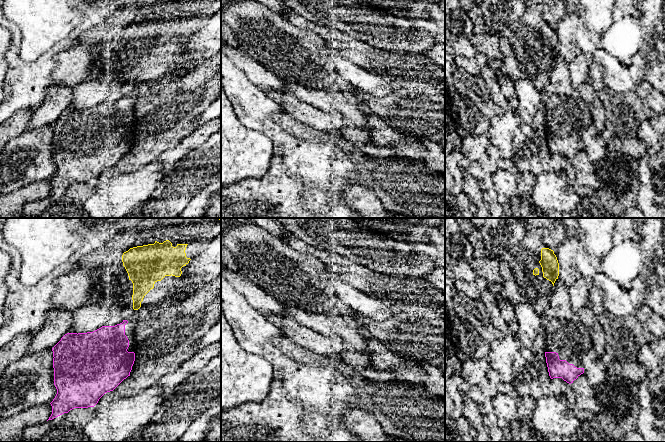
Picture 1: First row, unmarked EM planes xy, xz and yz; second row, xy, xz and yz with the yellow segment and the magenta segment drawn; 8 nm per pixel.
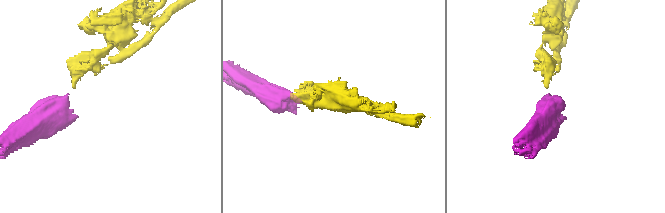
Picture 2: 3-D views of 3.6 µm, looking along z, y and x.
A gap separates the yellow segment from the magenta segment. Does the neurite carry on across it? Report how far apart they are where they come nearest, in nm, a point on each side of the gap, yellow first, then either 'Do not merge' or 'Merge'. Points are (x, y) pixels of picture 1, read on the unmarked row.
Distance 110 nm. Across: xy (134, 85), (126, 96). Do not merge

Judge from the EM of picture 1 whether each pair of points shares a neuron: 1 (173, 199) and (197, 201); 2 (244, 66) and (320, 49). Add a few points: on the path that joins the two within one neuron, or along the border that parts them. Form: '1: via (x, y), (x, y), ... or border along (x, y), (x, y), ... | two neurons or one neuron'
1: border along (208, 184), (185, 207) | two neurons
2: border along (240, 49), (278, 77) | two neurons

